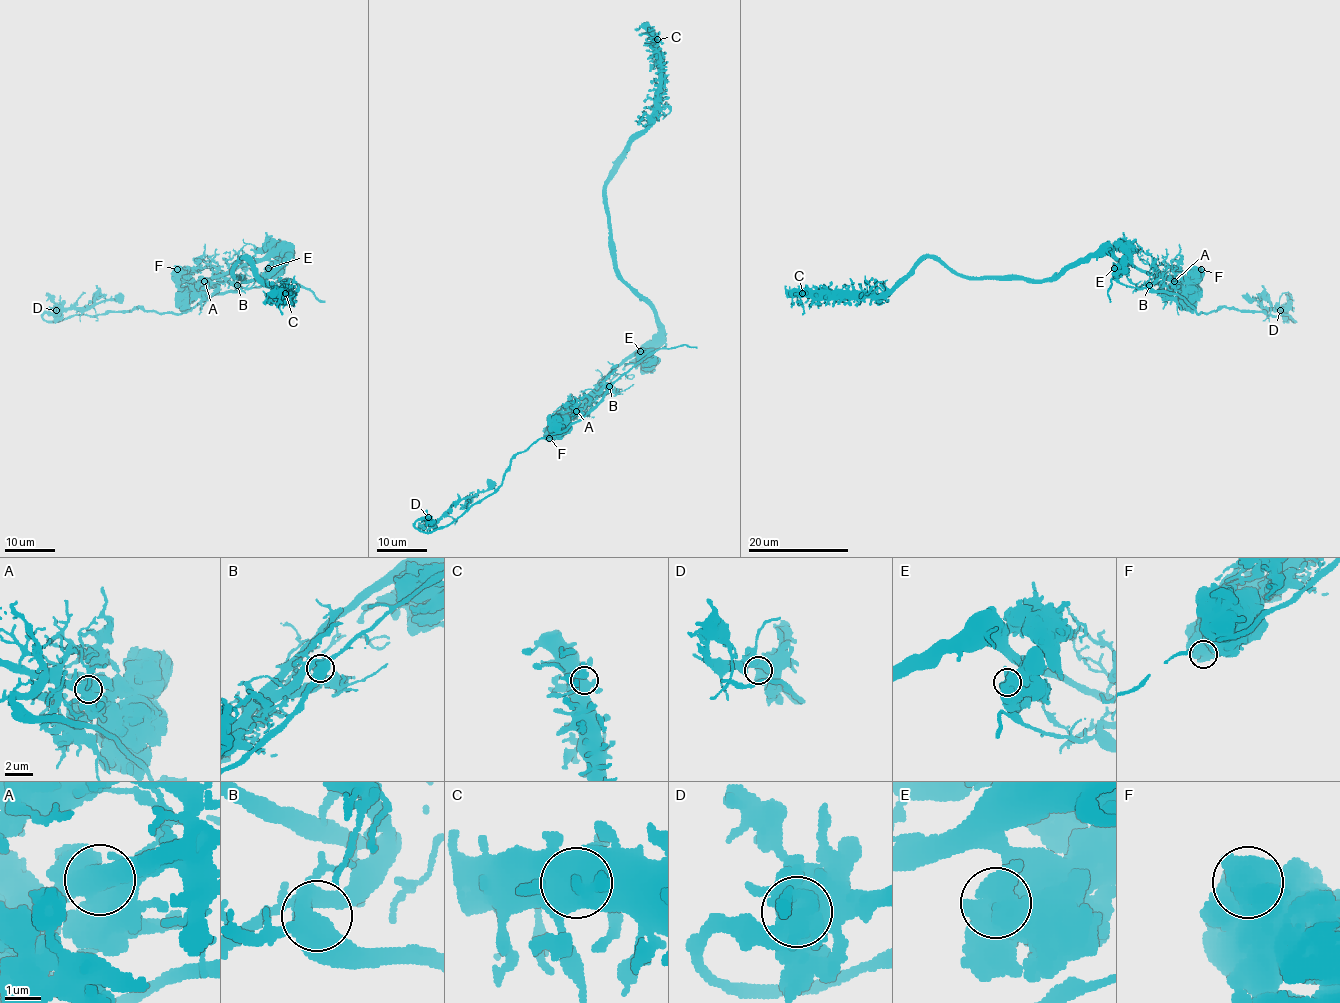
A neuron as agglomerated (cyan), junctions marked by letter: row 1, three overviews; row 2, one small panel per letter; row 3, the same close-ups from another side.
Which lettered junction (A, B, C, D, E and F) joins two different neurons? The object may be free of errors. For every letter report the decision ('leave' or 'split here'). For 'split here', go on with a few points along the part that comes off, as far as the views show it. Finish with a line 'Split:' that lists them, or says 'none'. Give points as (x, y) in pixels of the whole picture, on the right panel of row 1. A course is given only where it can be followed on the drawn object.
A: split here | (1174, 280), (1171, 293), (1199, 314), (1222, 307), (1269, 314), (1264, 299), (1264, 307), (1282, 308), (1285, 294)
B: leave
C: leave
D: leave
E: leave
F: leave
Split: A

